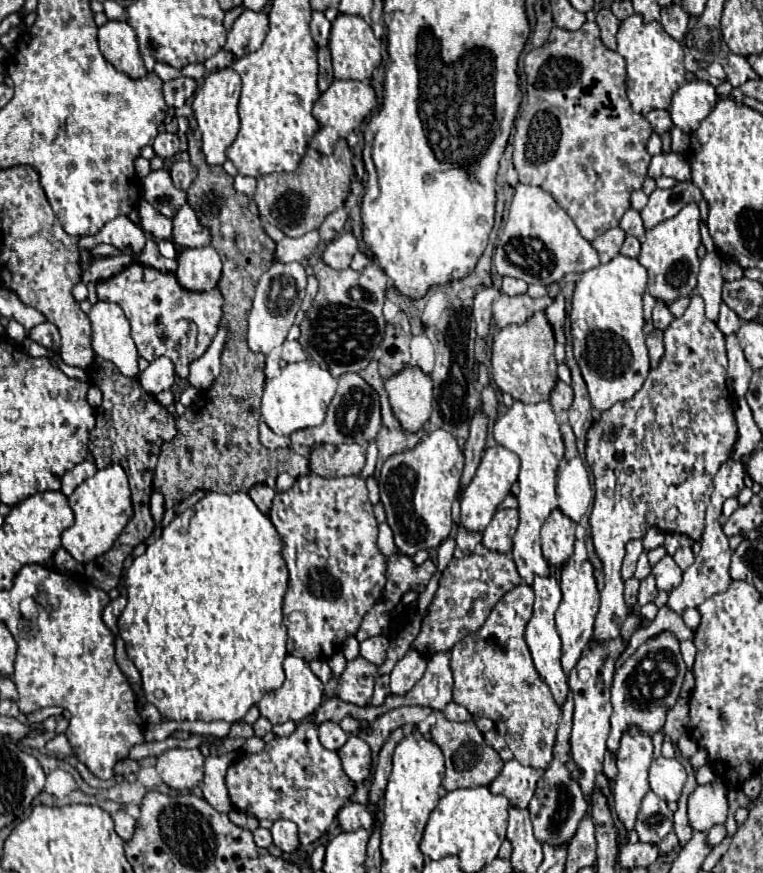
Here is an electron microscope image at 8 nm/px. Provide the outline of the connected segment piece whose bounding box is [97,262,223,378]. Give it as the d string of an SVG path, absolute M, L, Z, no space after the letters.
M133 262L109 280L97 282L97 296L123 308L131 324L131 338L135 340L139 356L149 362L157 360L159 356L167 356L173 362L179 378L187 378L189 364L197 360L215 338L215 330L207 332L207 328L197 326L193 314L217 314L219 318L223 306L219 288L193 292L179 286L175 274L151 270L151 266L139 266L139 262Z

